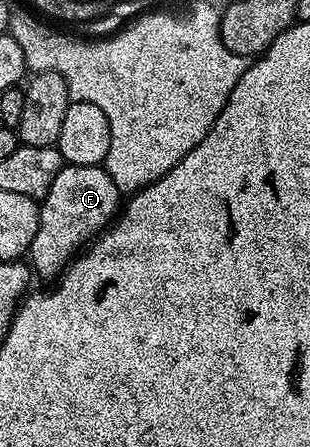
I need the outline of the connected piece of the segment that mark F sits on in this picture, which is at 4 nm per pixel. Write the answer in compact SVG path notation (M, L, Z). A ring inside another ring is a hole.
M63 165L40 202L38 231L28 251L28 258L34 261L33 269L38 269L42 274L57 275L71 261L75 251L91 236L97 235L119 213L118 197L118 185L101 165Z

